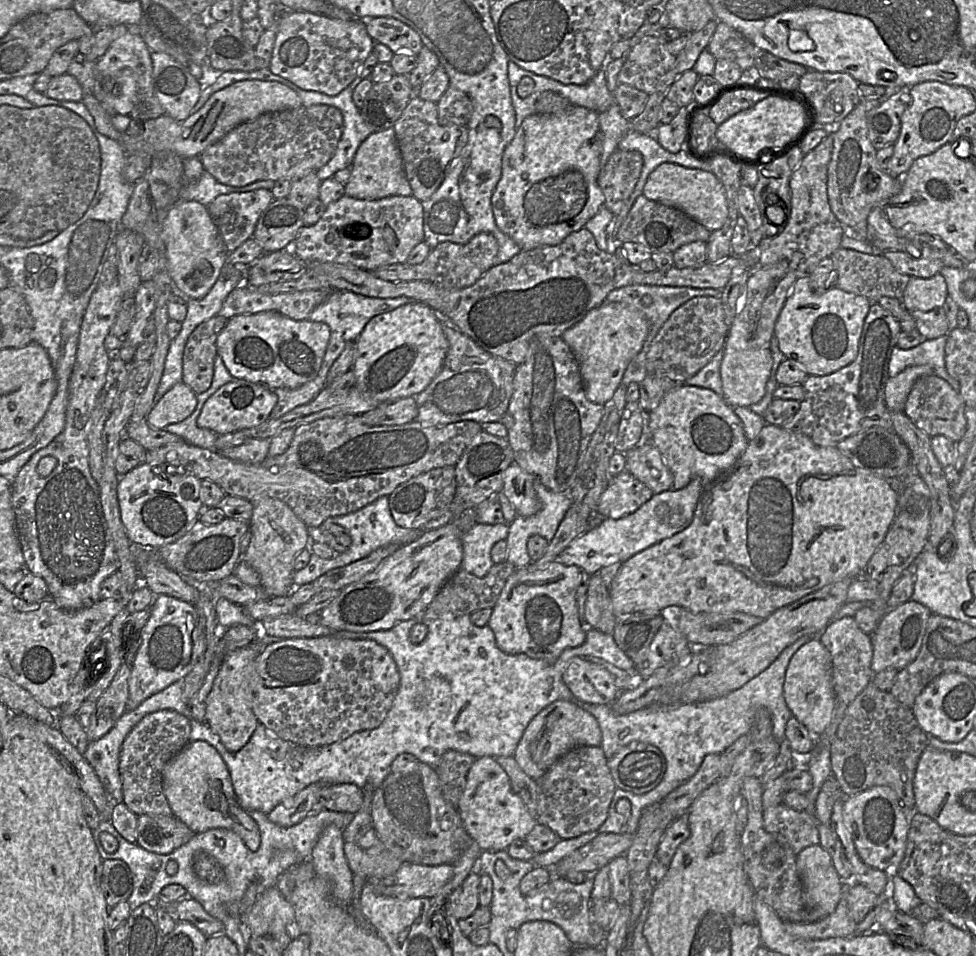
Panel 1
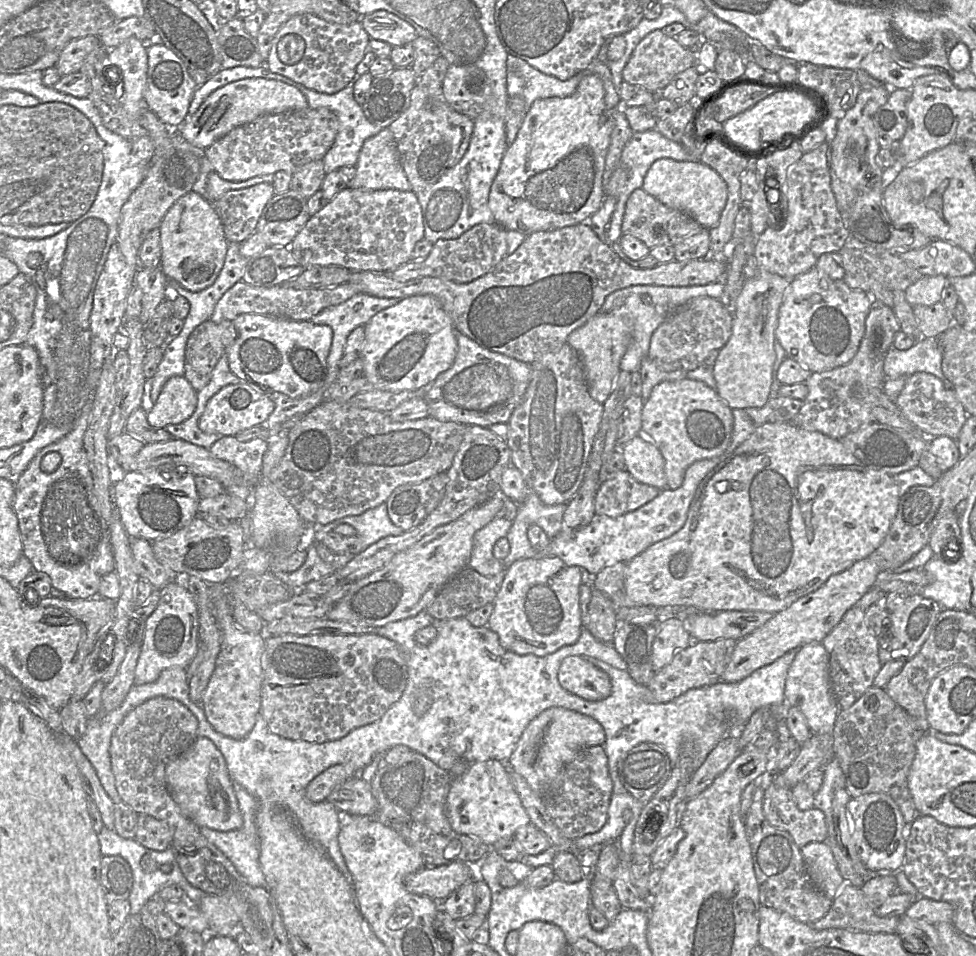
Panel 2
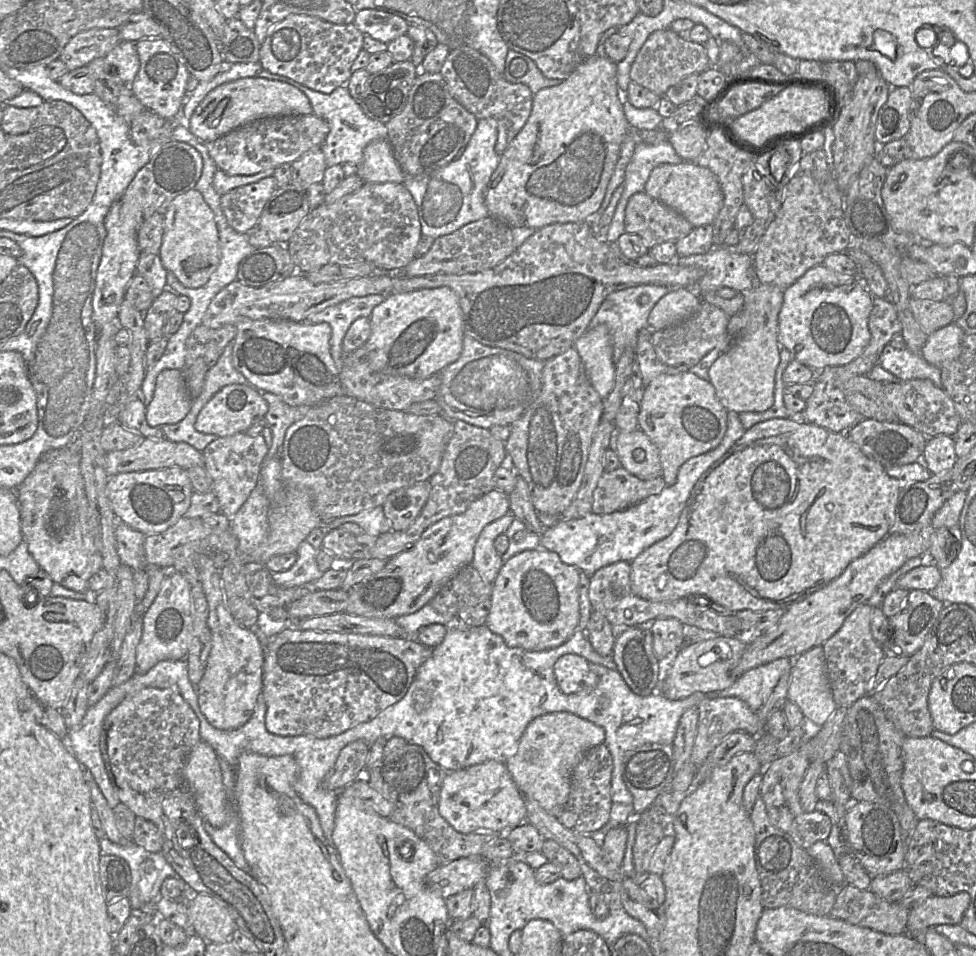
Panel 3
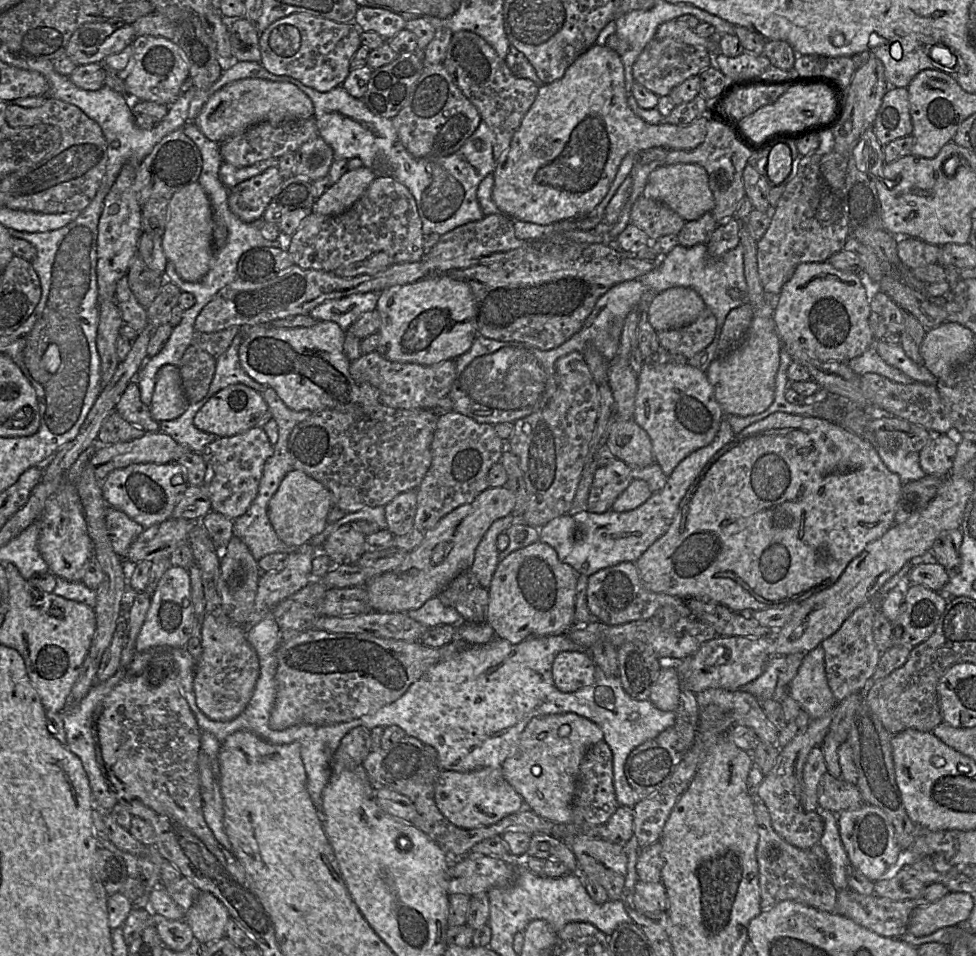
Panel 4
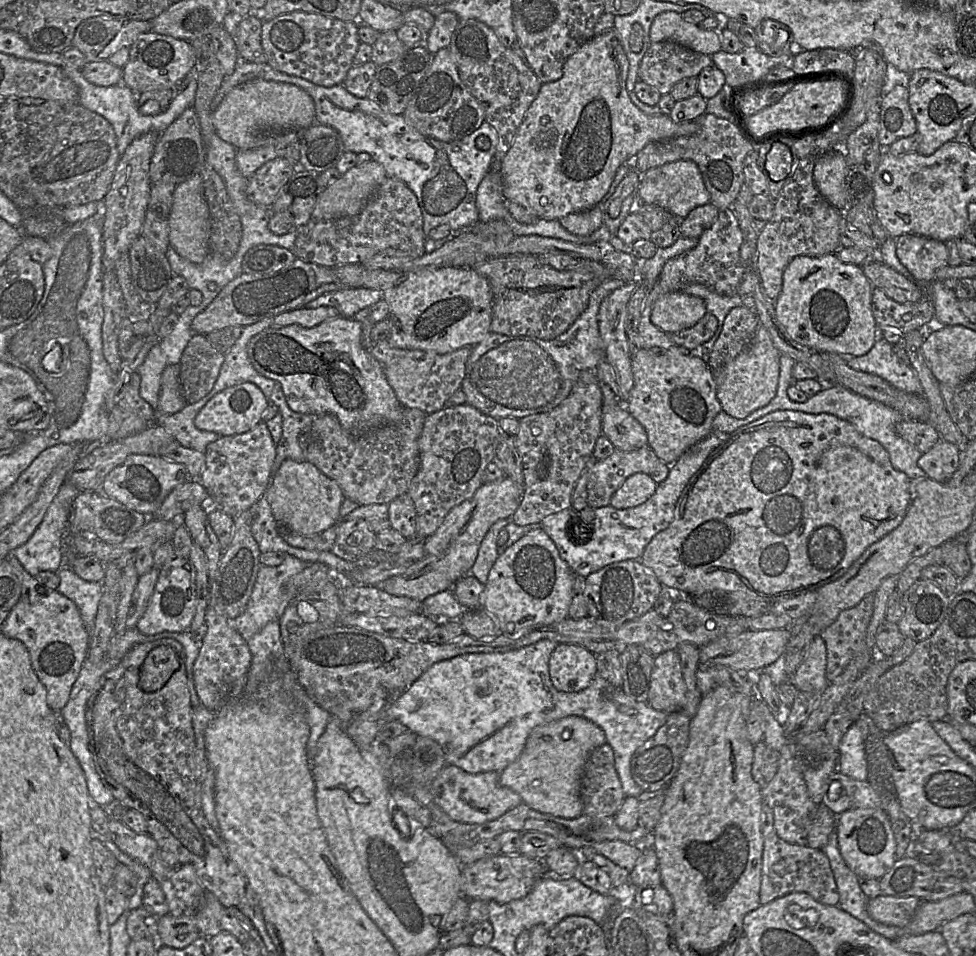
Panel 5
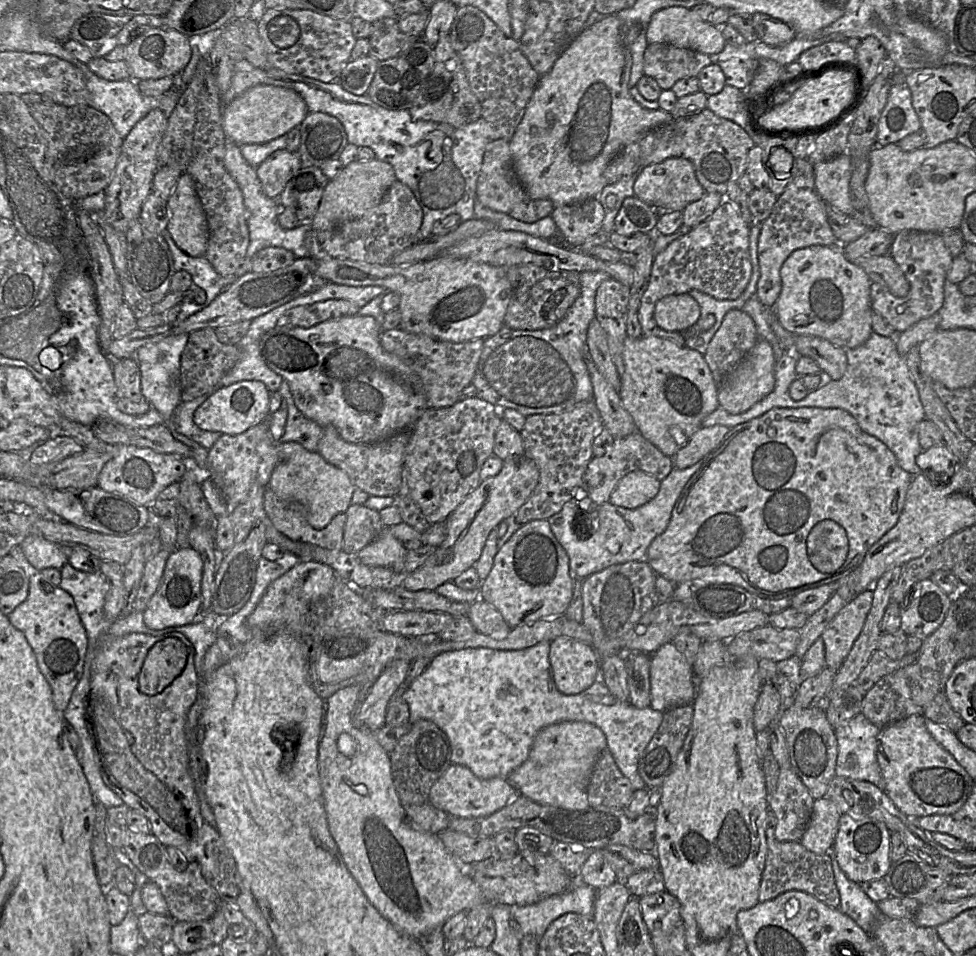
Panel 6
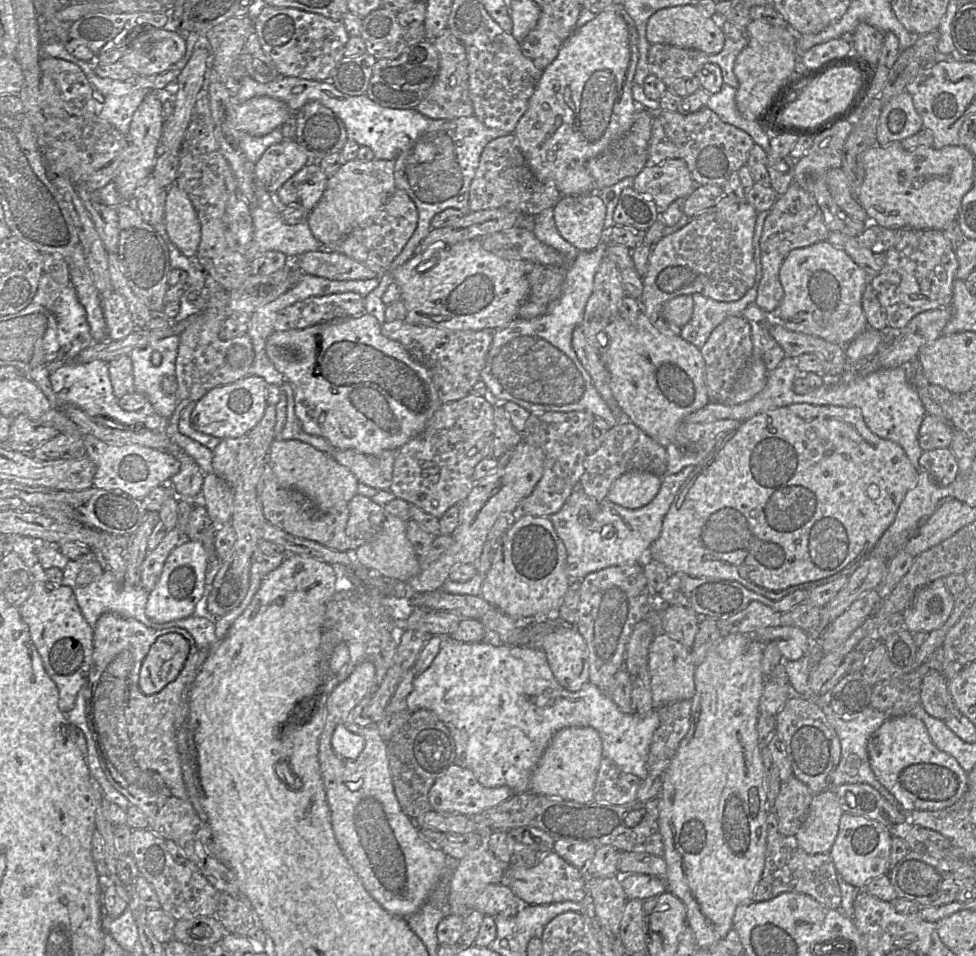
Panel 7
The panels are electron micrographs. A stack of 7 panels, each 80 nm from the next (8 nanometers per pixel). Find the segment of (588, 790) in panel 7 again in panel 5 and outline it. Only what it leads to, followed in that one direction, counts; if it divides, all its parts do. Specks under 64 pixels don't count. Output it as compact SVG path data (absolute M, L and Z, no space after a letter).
M567 716L559 720L538 725L527 737L520 756L499 774L499 782L518 795L532 809L557 817L572 819L583 814L580 784L586 760L591 751L606 743L604 731L582 716Z

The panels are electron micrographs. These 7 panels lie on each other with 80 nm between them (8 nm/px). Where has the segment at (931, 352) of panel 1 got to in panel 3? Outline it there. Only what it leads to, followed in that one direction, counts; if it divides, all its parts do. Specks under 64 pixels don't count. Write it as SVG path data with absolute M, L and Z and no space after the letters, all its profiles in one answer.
M886 345L879 356L879 364L899 381L928 379L943 389L940 368L928 363L920 353L913 353L908 348L896 349Z

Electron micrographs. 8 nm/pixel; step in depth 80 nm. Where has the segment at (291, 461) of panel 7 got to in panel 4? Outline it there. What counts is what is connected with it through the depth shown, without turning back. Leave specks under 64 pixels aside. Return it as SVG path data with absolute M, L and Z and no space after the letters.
M292 470L281 481L268 506L268 518L277 536L289 547L304 546L327 526L327 516L333 508L331 492L301 470Z

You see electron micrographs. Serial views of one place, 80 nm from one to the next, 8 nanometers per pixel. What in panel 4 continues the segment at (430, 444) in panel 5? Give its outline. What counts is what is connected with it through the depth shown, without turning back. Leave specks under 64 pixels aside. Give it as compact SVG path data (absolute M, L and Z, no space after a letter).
M455 411L438 415L438 421L431 443L431 465L417 491L417 511L411 532L404 536L394 536L392 547L404 552L411 552L423 541L426 533L433 529L448 513L464 504L470 504L476 496L489 487L487 476L490 468L500 462L505 442L497 435L495 425L478 423L470 417Z

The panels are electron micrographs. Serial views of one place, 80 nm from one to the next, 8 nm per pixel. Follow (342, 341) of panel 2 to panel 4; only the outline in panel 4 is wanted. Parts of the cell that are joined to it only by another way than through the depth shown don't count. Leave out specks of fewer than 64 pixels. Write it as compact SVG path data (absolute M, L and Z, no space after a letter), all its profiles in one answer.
M367 292L327 300L315 307L310 315L317 322L335 322L347 332L362 314L376 309L380 293Z

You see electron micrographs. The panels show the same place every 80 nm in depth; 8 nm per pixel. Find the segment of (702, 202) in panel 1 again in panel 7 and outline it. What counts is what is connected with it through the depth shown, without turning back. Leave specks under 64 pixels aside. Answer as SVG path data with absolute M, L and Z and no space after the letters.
M667 159L654 166L646 166L636 177L634 177L633 188L640 193L652 198L658 207L659 214L662 214L668 206L678 198L687 198L698 185L683 159Z

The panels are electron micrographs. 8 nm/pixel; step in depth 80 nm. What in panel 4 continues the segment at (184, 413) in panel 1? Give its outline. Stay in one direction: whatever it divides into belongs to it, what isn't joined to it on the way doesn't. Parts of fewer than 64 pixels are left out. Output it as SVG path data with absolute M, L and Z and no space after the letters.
M165 365L157 373L150 405L151 416L157 422L180 417L188 408L182 379L177 366Z

